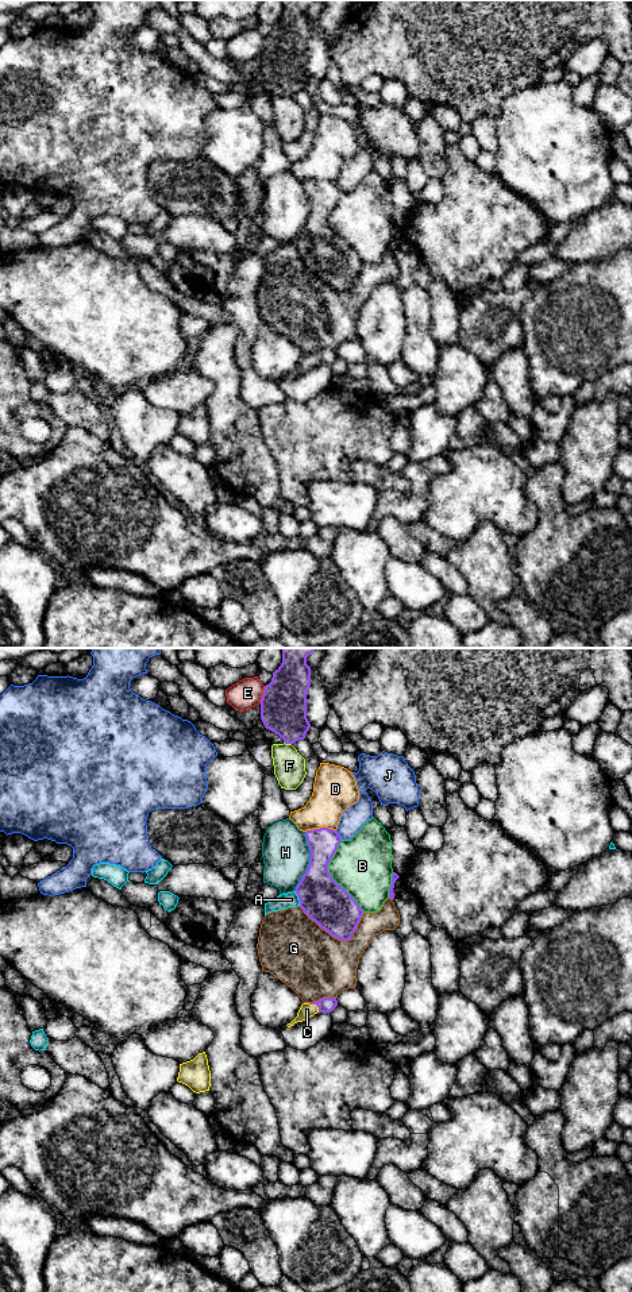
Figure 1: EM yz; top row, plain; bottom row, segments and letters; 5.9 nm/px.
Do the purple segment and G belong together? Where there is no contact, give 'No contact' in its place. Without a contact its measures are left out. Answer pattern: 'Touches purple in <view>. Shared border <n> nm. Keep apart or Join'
Touches purple in yz. Shared border 400 nm. Keep apart

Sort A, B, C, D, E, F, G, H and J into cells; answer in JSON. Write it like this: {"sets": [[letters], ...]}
{"sets": [["A"], ["B"], ["C"], ["D"], ["E"], ["F"], ["G"], ["H"], ["J"]]}

